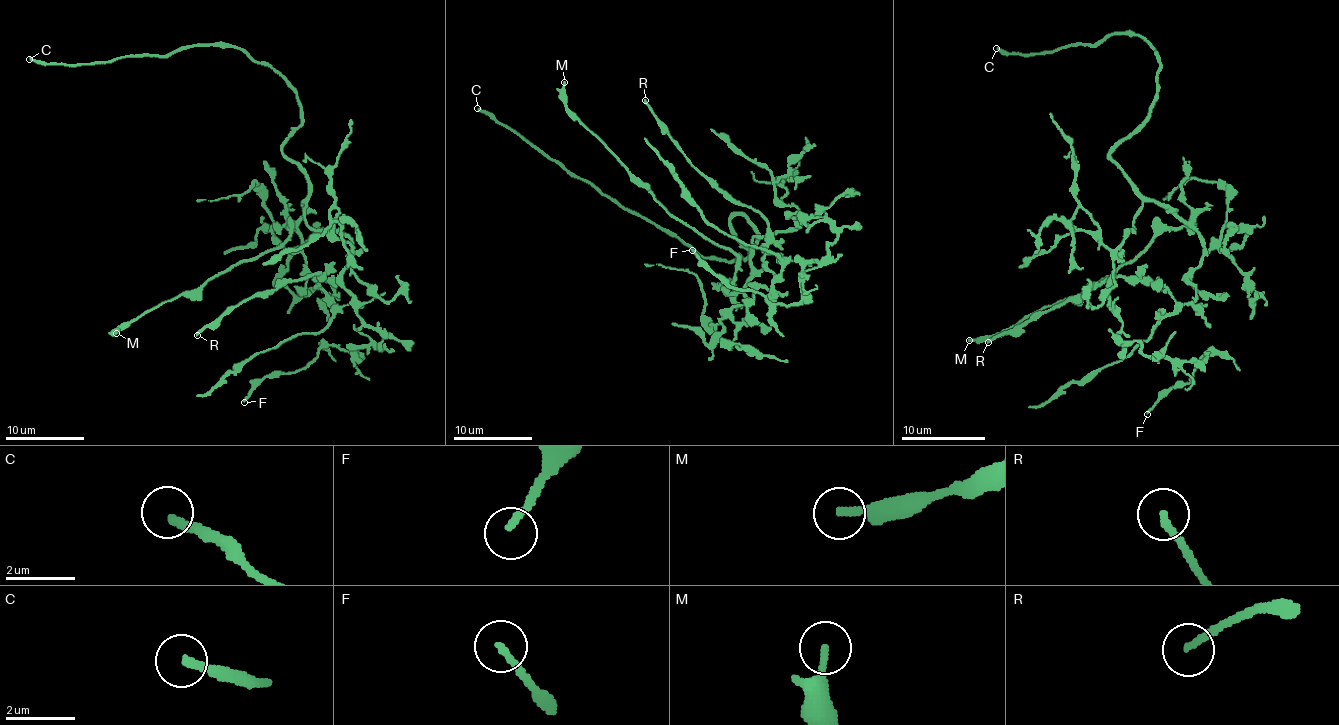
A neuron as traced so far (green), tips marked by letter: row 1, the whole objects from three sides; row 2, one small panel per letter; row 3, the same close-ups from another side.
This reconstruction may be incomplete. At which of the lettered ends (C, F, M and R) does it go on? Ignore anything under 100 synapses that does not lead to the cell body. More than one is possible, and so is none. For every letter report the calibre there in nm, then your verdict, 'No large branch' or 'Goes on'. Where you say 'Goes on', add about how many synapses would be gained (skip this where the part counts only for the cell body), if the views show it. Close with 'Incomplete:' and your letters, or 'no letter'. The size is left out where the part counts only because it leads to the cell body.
C: Thickness 240 nm. Goes on
F: Thickness 180 nm. No large branch
M: Thickness 220 nm. No large branch
R: Thickness 200 nm. No large branch
Incomplete: C

